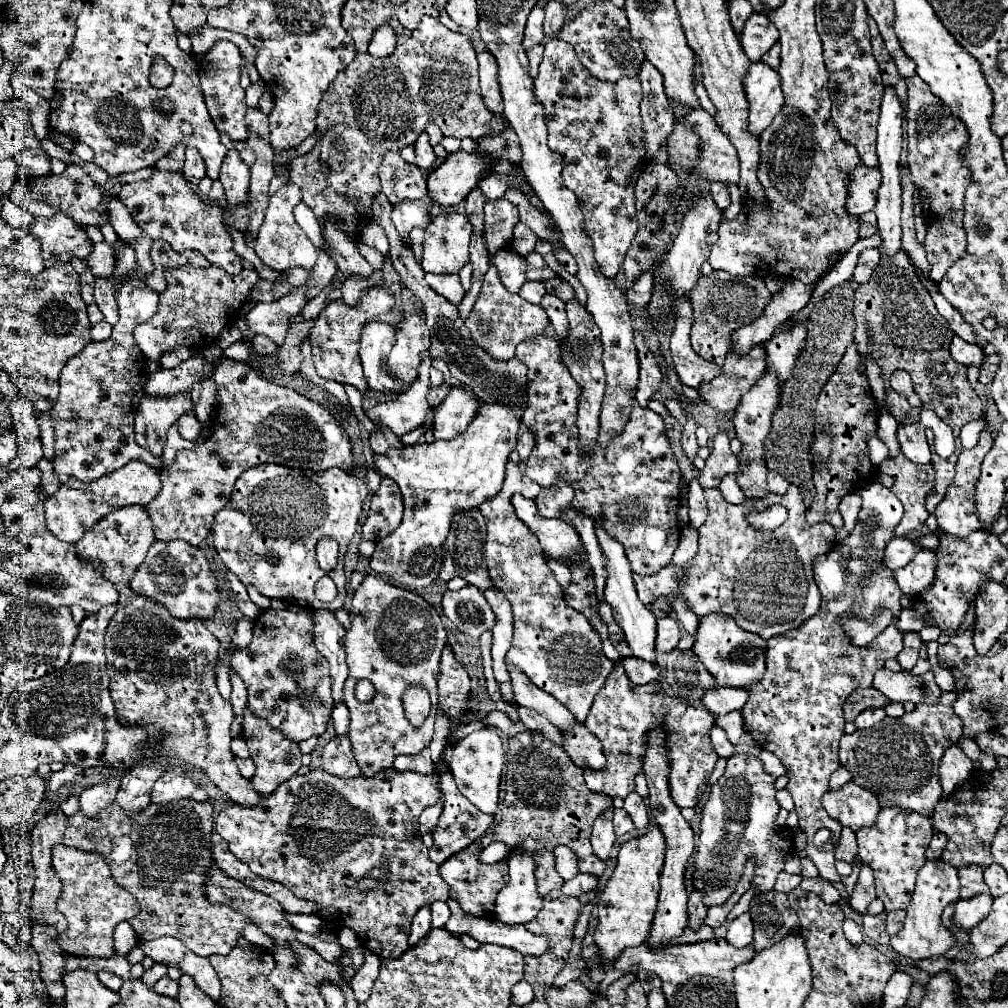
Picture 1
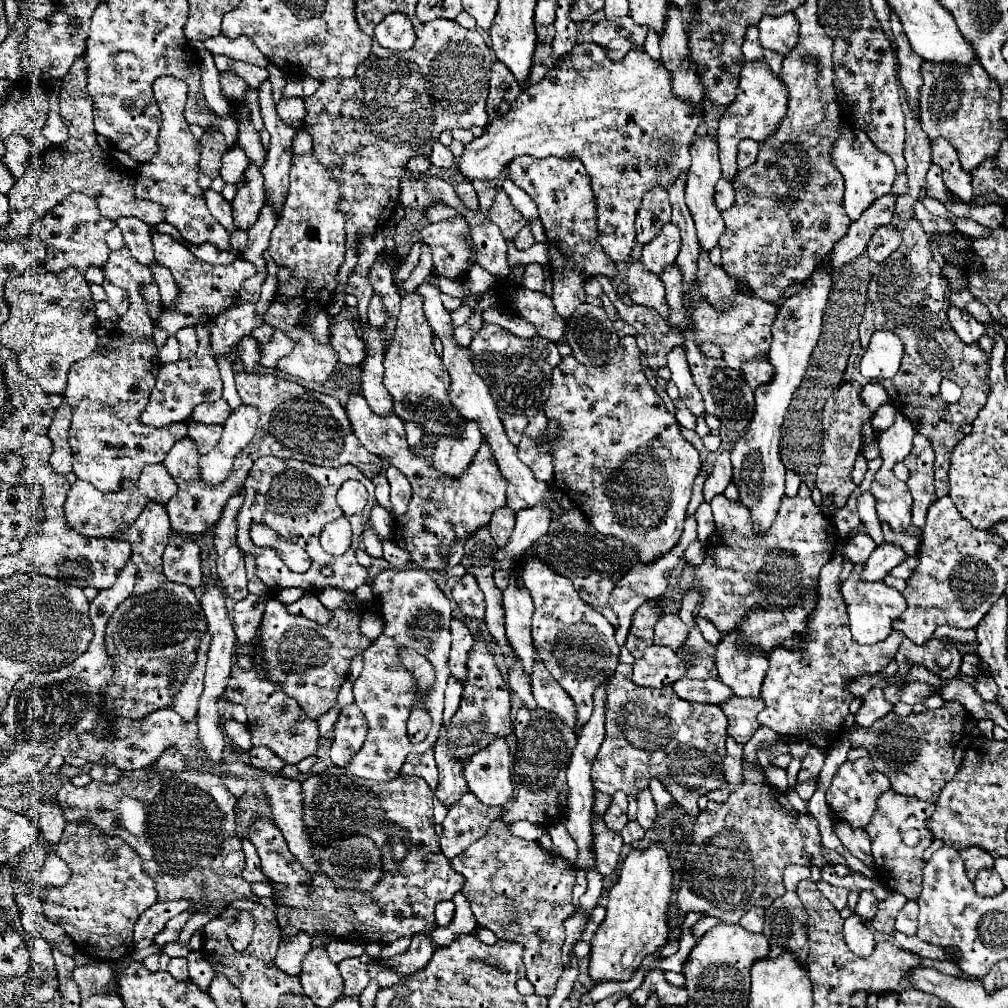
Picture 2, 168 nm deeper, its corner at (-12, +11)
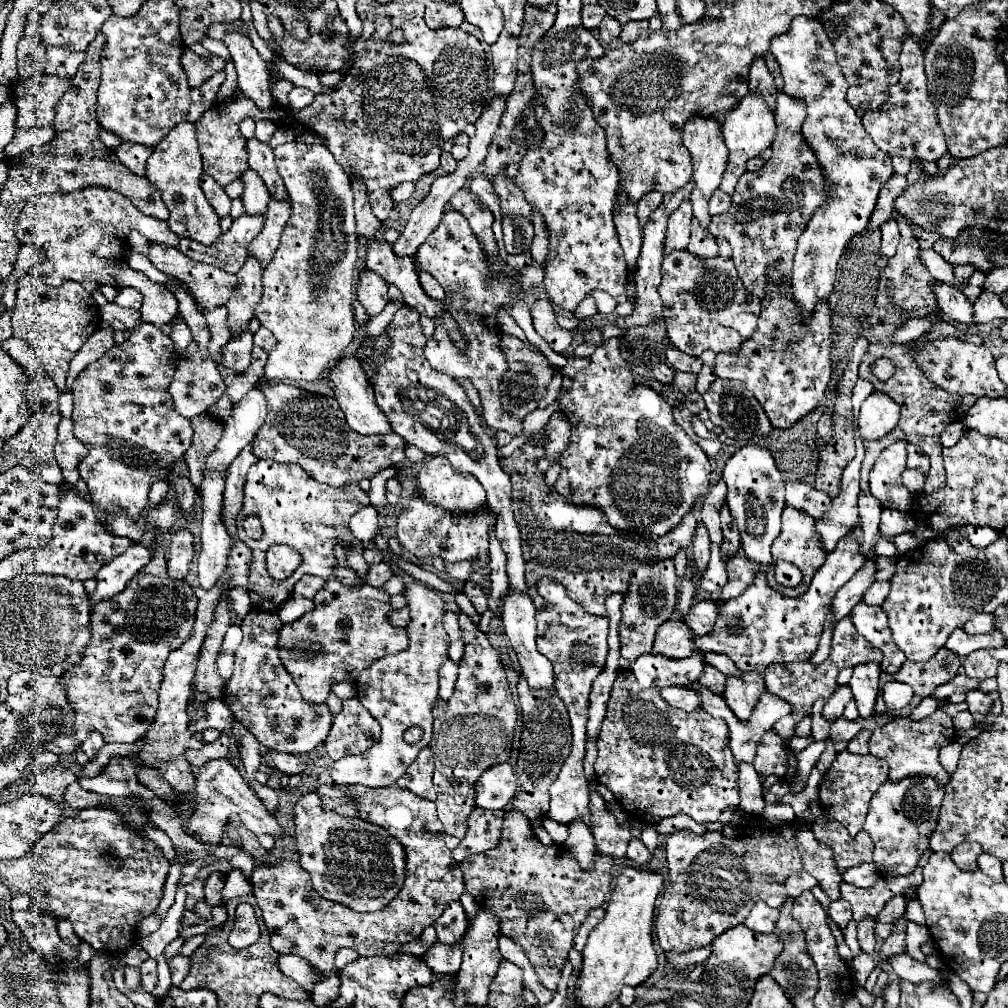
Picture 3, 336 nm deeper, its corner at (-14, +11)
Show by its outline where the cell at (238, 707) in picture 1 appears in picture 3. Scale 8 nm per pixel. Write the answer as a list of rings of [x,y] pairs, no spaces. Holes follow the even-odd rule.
[[[232,588],[232,600],[230,600],[230,608],[236,614],[238,620],[244,620],[246,614],[250,614],[252,610],[252,600],[248,596],[246,588]]]

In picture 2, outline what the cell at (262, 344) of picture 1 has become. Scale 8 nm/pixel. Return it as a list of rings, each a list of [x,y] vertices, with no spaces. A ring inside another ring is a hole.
[[[260,324],[250,336],[256,338],[258,342],[270,342],[272,340],[272,334],[274,334],[274,328],[270,328],[268,324]]]

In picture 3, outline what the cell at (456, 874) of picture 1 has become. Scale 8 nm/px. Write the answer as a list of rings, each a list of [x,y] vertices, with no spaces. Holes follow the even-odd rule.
[[[510,810],[504,814],[498,846],[480,858],[468,856],[468,860],[460,864],[460,870],[464,874],[466,892],[500,918],[500,934],[522,946],[542,986],[556,990],[562,966],[572,948],[572,938],[588,910],[602,906],[610,893],[612,862],[612,858],[596,854],[596,868],[592,872],[580,872],[576,860],[564,852],[564,846],[544,846],[534,836],[528,818],[518,810]]]

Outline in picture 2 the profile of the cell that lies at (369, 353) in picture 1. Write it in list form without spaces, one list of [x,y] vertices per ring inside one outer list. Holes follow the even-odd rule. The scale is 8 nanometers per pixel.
[[[378,292],[372,294],[372,300],[368,304],[368,318],[370,318],[372,328],[382,328],[386,322],[386,310],[384,310],[384,304],[382,304]]]

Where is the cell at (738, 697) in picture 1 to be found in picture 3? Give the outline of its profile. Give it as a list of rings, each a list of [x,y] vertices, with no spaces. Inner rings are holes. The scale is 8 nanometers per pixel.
[[[668,686],[668,688],[662,688],[660,692],[670,706],[686,712],[694,712],[702,706],[702,694],[696,692],[696,688],[692,686]]]

